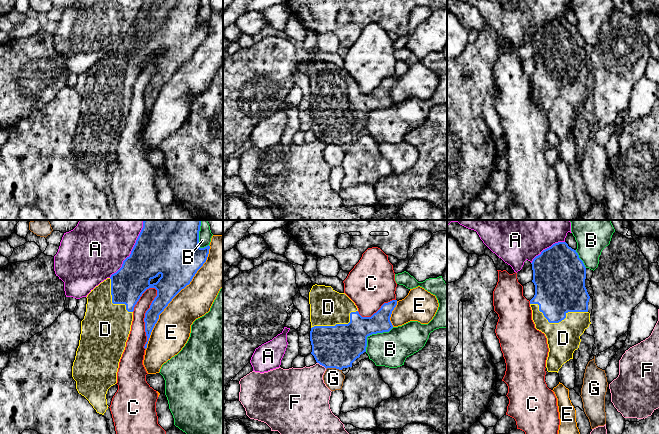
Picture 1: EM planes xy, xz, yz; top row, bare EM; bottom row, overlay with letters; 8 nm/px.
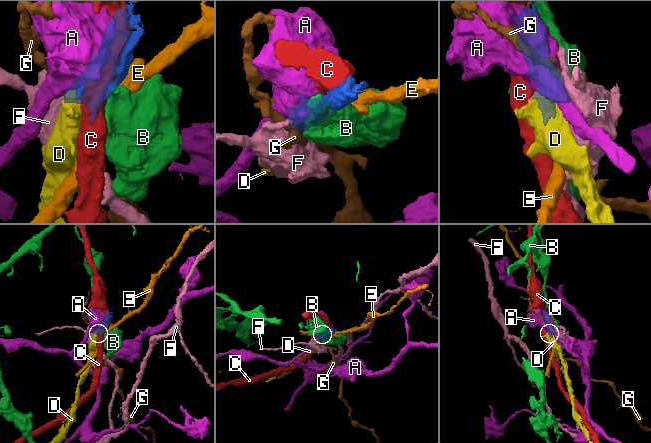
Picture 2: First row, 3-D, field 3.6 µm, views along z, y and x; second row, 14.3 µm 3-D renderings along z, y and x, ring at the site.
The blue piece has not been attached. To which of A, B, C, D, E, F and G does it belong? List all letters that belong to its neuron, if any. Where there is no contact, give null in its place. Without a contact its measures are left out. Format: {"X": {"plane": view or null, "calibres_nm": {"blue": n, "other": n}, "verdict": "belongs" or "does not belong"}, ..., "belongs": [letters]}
{"A": {"plane": "xy", "calibres_nm": {"blue": 400, "other": 420}, "verdict": "does not belong"}, "B": {"plane": "xz", "calibres_nm": {"blue": 320, "other": 280}, "verdict": "does not belong"}, "C": {"plane": "xy", "calibres_nm": {"blue": 200, "other": 150}, "verdict": "does not belong"}, "D": {"plane": "yz", "calibres_nm": {"blue": 380, "other": 260}, "verdict": "belongs"}, "E": {"plane": "xy", "calibres_nm": {"blue": 320, "other": 280}, "verdict": "does not belong"}, "F": {"plane": "xz", "calibres_nm": {"blue": 340, "other": 360}, "verdict": "does not belong"}, "G": {"plane": "xz", "calibres_nm": {"blue": 340, "other": 160}, "verdict": "does not belong"}, "belongs": ["D"]}

